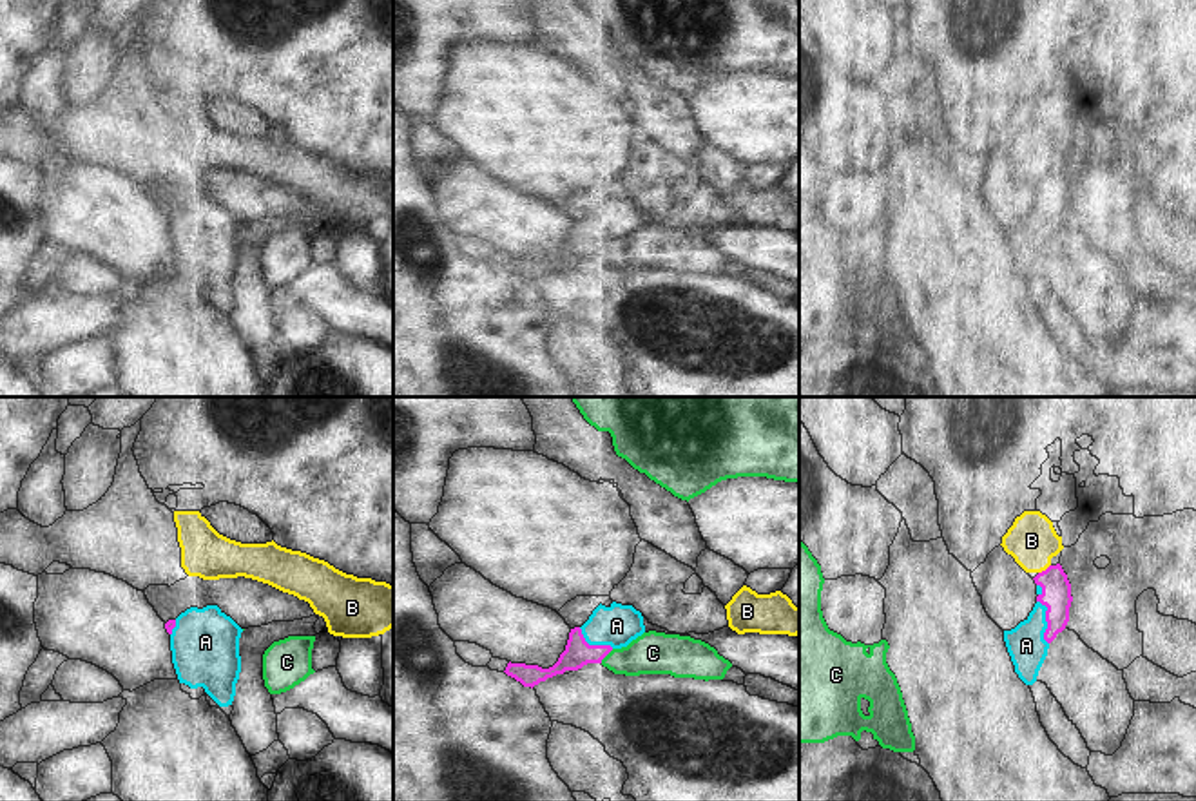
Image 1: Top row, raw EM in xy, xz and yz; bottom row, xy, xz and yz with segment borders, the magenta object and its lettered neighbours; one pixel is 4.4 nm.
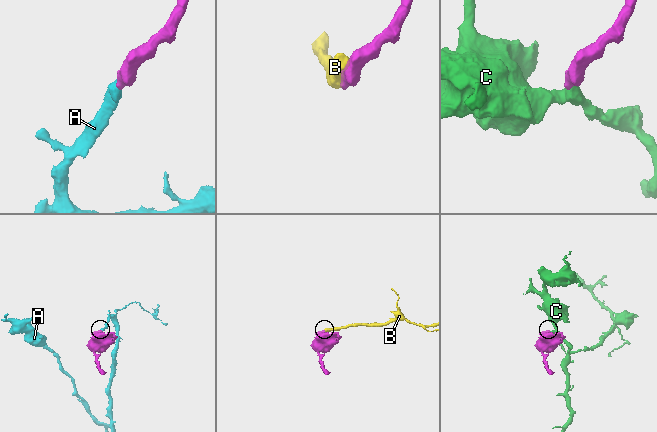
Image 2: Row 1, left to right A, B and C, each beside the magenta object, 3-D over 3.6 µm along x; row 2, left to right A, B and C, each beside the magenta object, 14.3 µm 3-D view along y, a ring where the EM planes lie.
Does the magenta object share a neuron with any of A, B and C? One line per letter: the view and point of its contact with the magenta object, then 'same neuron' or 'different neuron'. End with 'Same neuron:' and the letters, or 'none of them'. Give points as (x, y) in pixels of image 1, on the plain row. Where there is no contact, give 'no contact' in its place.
A: contact yz (1046, 214); same neuron
B: contact yz (1046, 164); different neuron
C: contact xz (606, 249); different neuron
Same neuron: A

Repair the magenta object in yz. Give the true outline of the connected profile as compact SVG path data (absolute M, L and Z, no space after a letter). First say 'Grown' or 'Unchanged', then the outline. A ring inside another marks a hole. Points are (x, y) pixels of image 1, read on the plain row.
Grown. M1060 158L1049 159L1033 174L1038 188L1033 205L1015 223L1004 225L1004 236L1015 266L1026 279L1037 275L1049 237L1069 216L1073 196L1071 178Z

